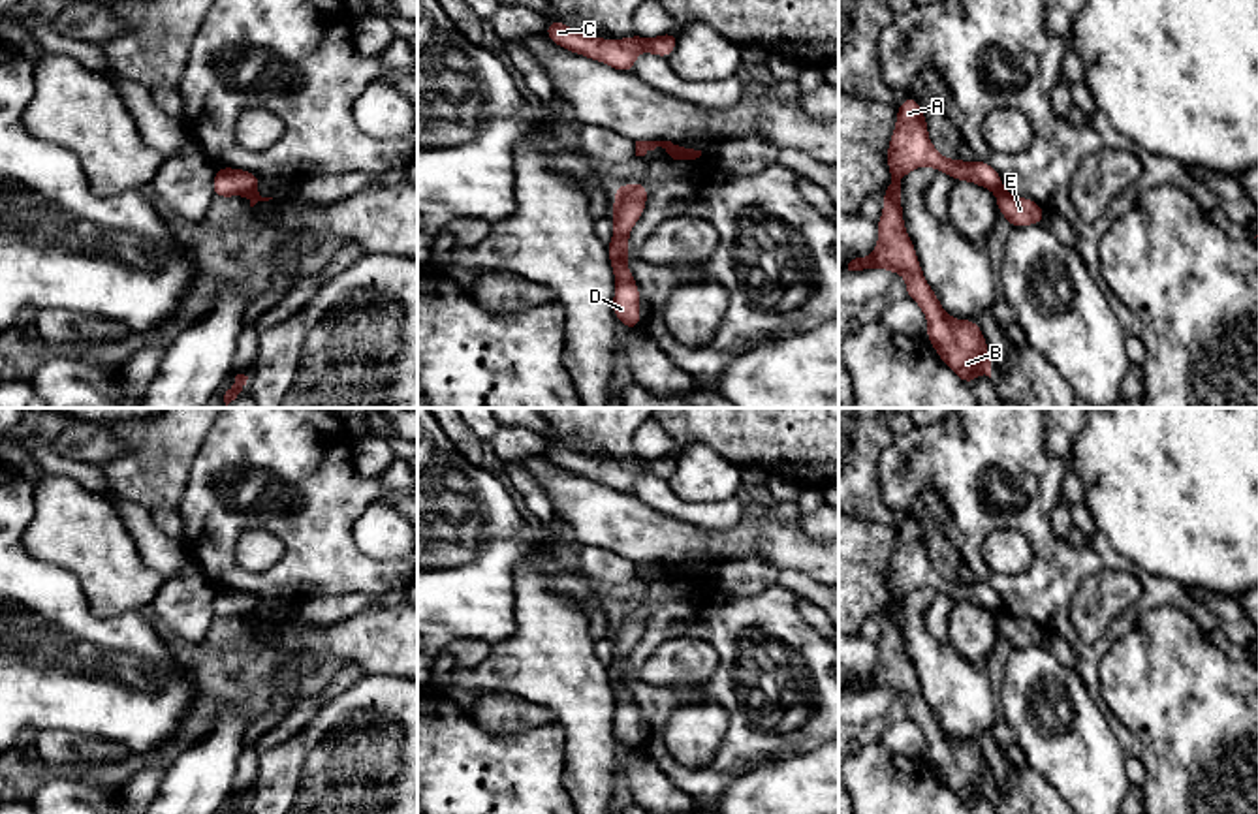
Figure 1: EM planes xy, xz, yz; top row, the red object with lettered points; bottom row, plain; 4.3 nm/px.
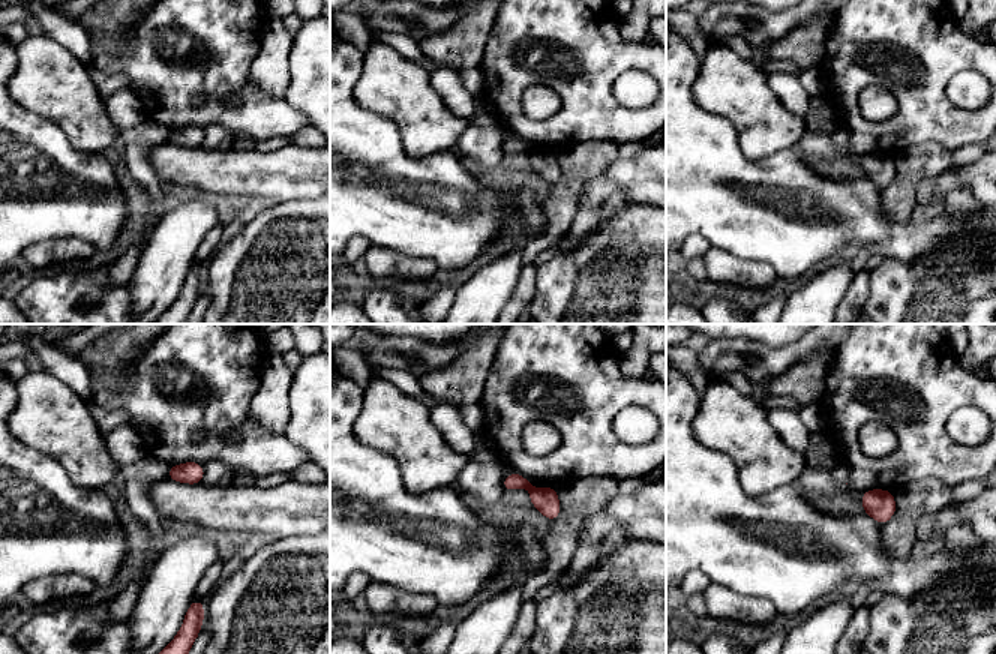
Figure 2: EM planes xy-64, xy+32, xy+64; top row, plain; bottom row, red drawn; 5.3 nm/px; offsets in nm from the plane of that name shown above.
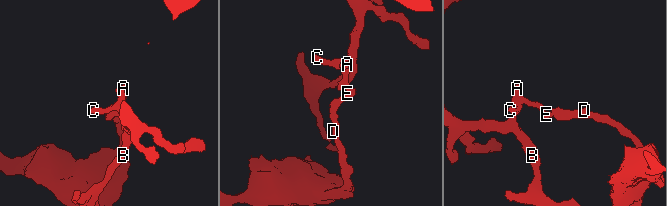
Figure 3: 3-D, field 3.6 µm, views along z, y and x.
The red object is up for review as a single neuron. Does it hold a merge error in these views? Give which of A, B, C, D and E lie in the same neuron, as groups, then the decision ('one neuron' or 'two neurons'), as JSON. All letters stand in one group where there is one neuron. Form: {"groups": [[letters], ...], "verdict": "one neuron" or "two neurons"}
{"groups": [["A", "B", "C"], ["D", "E"]], "verdict": "two neurons"}

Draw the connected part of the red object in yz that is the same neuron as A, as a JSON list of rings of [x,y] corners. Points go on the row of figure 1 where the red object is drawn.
[[[906,96],[899,105],[897,126],[888,147],[888,169],[895,180],[884,192],[884,212],[876,222],[878,244],[869,258],[852,259],[848,271],[891,269],[897,276],[904,274],[906,295],[920,305],[929,323],[925,338],[957,378],[970,385],[980,374],[991,378],[991,357],[983,333],[972,320],[955,320],[944,312],[921,273],[903,222],[899,180],[921,165],[933,165],[938,173],[951,175],[953,180],[968,180],[993,194],[1004,192],[1000,175],[989,164],[944,158],[929,141],[921,105]]]

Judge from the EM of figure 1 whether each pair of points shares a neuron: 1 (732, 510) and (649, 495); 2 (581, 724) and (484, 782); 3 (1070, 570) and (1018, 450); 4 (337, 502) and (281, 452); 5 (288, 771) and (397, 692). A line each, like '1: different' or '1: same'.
1: same
2: different
3: same
4: same
5: same

